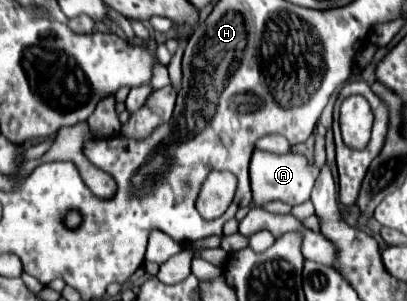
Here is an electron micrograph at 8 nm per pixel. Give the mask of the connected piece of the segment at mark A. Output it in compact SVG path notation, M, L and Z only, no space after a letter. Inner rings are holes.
M253 150L251 156L251 166L249 166L249 176L251 176L251 190L255 194L253 206L265 206L273 200L287 202L291 206L297 206L305 200L309 200L309 194L313 190L313 184L319 176L319 168L309 164L309 160L303 154L273 154L265 150Z

